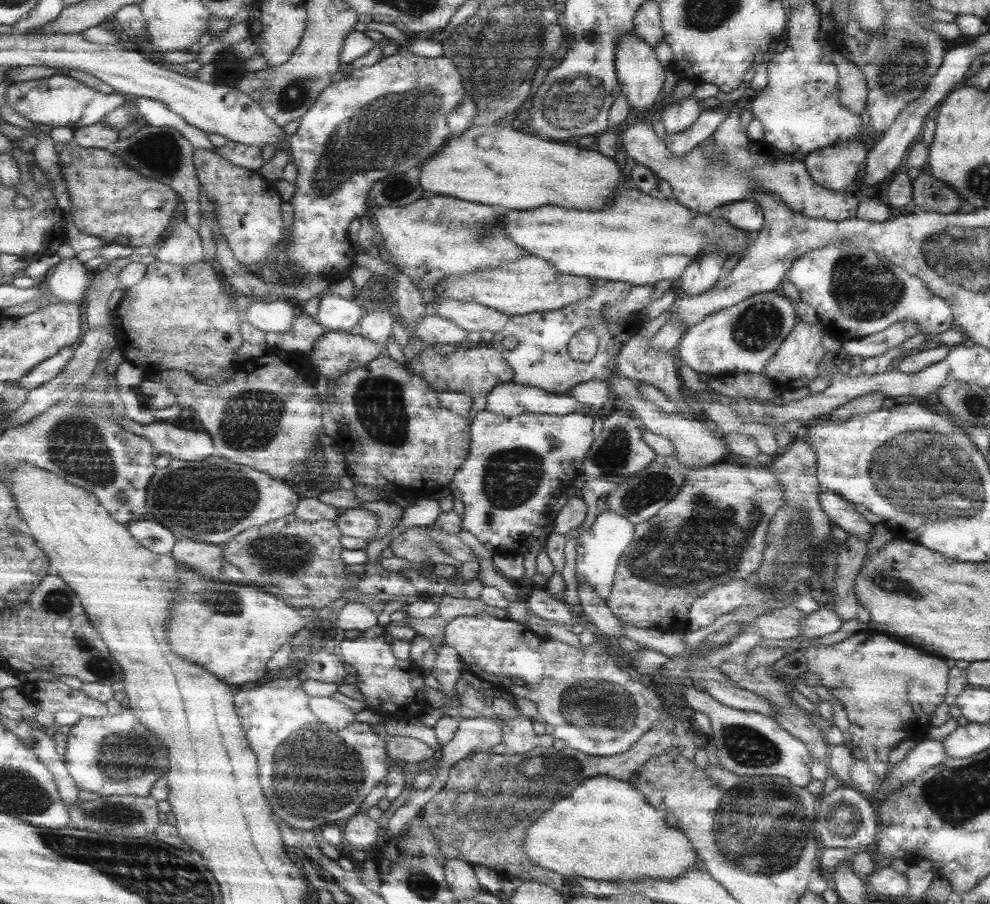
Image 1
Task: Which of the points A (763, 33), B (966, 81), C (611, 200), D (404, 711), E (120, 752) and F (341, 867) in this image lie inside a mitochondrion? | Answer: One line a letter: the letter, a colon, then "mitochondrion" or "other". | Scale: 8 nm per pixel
A: other
B: other
C: other
D: other
E: mitochondrion
F: other

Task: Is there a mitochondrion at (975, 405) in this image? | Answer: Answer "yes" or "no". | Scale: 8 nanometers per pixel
yes

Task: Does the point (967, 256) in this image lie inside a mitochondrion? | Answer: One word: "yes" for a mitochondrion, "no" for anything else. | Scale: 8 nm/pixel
yes

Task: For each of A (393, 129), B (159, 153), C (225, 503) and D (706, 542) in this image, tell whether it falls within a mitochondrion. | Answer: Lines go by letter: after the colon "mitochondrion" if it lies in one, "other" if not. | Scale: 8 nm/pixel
A: mitochondrion
B: mitochondrion
C: mitochondrion
D: mitochondrion

